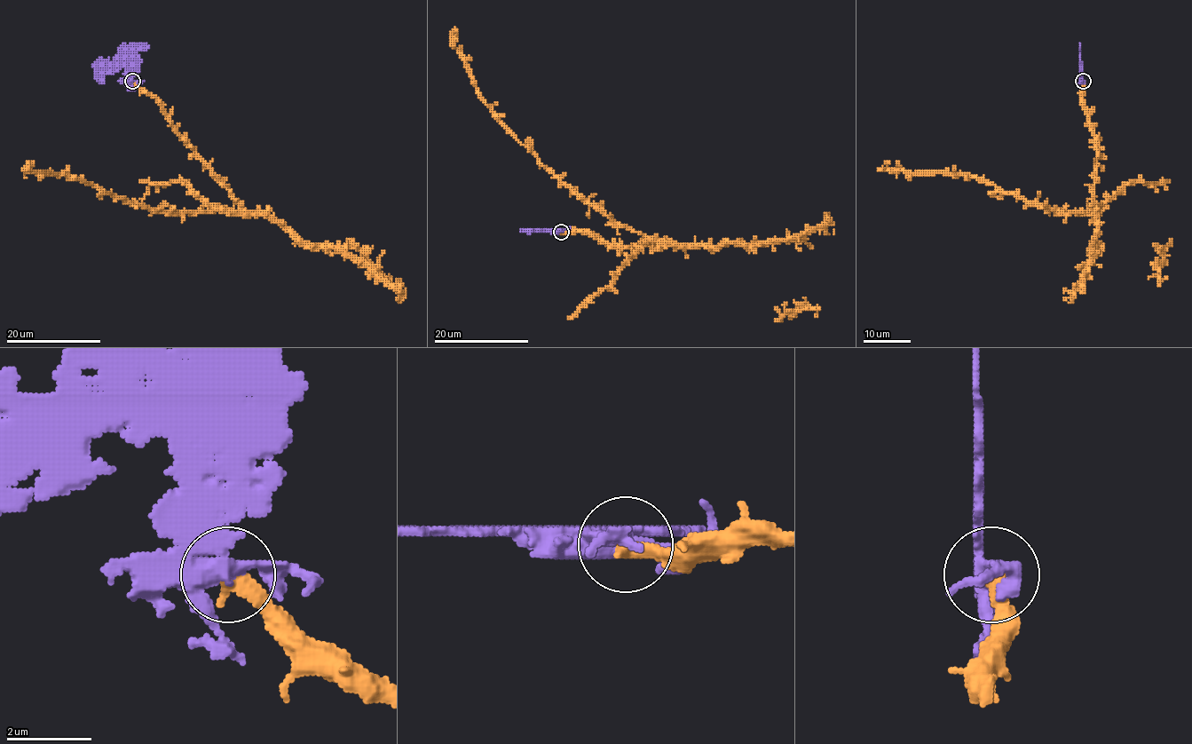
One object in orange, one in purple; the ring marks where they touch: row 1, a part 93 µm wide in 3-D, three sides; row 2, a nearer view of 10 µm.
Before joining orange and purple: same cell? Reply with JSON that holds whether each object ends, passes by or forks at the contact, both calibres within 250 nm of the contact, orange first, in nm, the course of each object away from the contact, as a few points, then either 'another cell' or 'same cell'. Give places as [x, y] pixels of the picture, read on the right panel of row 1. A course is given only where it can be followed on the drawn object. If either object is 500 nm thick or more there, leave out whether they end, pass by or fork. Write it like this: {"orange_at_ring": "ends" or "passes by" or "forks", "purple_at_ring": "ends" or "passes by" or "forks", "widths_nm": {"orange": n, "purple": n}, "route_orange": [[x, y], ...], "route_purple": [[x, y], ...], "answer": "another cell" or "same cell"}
{"orange_at_ring": "ends", "purple_at_ring": "forks", "widths_nm": {"orange": 440, "purple": 380}, "route_orange": [[1083, 82], [1082, 99], [1096, 151], [1093, 211], [1049, 211], [967, 176], [877, 170]], "route_purple": [[1083, 82], [1082, 65], [1080, 79]], "answer": "another cell"}

